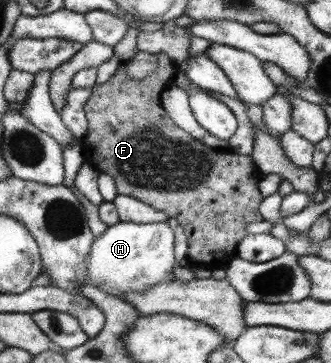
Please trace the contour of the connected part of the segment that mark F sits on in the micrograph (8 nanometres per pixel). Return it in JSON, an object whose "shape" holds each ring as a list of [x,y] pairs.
{"shape":[[[160,53],[158,55],[158,65],[156,69],[147,77],[142,79],[130,79],[125,77],[120,65],[116,74],[110,77],[104,84],[95,83],[94,86],[91,87],[90,97],[88,97],[86,103],[83,105],[87,121],[87,130],[81,139],[81,143],[83,144],[82,157],[84,163],[90,164],[94,169],[97,169],[101,173],[106,173],[106,175],[110,175],[110,177],[114,179],[116,193],[118,195],[129,195],[155,210],[168,214],[170,218],[175,218],[178,225],[182,227],[187,239],[185,256],[194,263],[194,265],[208,267],[210,269],[220,269],[224,268],[225,265],[230,262],[230,259],[236,256],[236,244],[247,234],[246,224],[261,220],[260,212],[258,212],[258,204],[262,197],[256,187],[256,183],[258,183],[258,179],[260,179],[262,173],[257,170],[257,167],[254,165],[249,155],[238,155],[228,149],[206,147],[206,145],[196,141],[196,139],[190,137],[188,133],[182,131],[182,129],[176,127],[176,125],[172,123],[172,120],[160,105],[160,94],[162,94],[166,88],[171,87],[176,68],[176,65],[174,65],[170,57],[164,55],[164,53]]]}

